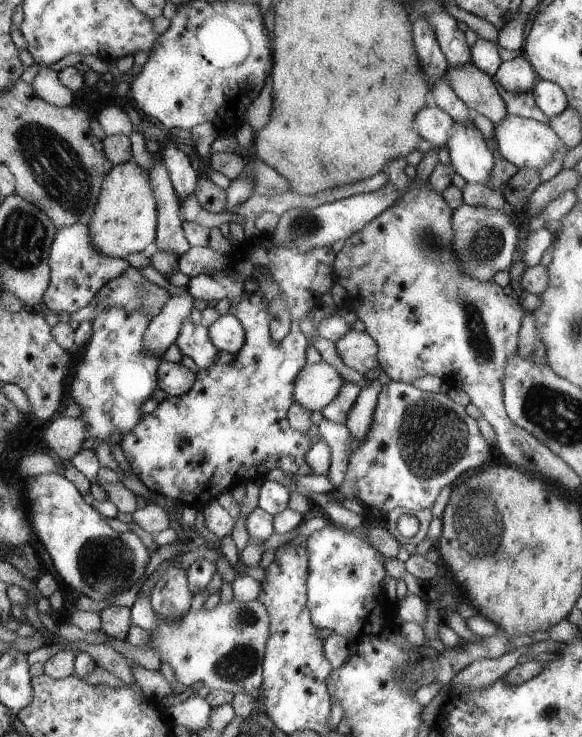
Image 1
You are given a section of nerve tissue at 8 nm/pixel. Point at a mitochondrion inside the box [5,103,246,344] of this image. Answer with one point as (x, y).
(54, 166)

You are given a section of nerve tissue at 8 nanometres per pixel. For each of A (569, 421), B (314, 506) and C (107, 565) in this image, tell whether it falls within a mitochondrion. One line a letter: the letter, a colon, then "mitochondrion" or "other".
A: mitochondrion
B: other
C: mitochondrion

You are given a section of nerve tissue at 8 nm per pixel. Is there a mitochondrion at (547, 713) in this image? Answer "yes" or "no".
yes

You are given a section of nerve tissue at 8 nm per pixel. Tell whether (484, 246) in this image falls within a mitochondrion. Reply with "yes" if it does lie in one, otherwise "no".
yes

